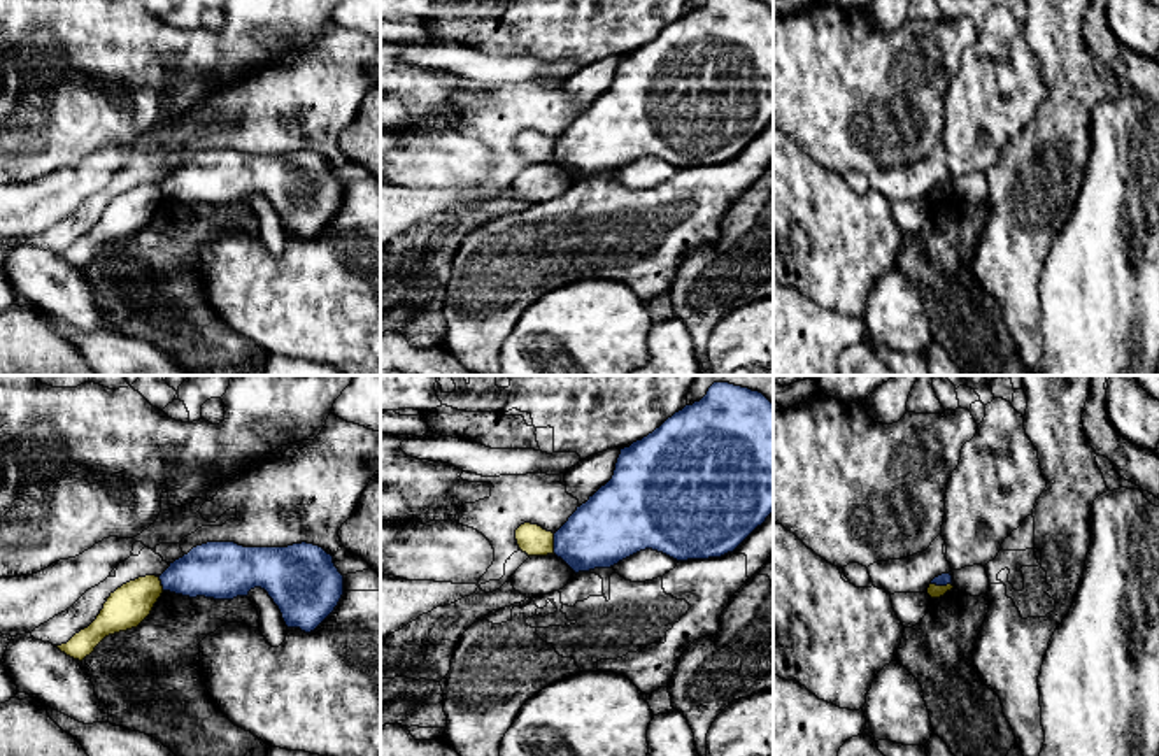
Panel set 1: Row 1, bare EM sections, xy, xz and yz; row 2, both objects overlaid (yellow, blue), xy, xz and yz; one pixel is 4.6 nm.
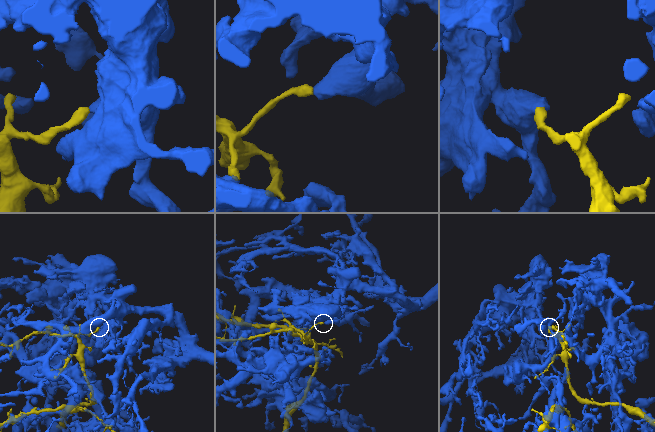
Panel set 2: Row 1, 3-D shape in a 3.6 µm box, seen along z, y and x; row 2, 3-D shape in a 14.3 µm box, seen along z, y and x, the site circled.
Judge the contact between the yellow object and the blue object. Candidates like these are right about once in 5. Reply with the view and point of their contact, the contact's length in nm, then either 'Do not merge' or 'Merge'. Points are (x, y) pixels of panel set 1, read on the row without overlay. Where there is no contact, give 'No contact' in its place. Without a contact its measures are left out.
Touches yellow at xz (553, 151). Shared border 100 nm. Do not merge

